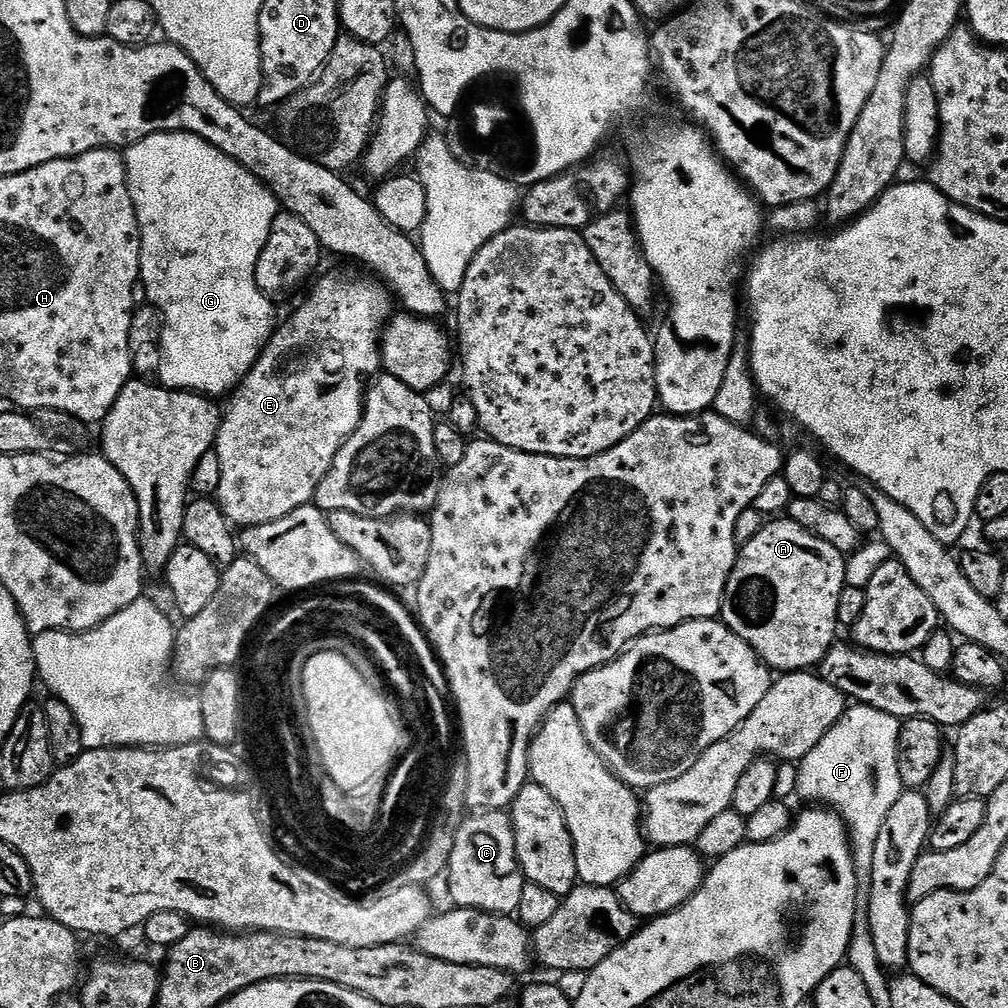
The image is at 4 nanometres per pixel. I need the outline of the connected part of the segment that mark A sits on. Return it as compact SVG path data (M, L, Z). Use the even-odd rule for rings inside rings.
M787 518L769 519L764 528L739 549L730 582L726 582L719 619L738 634L738 638L745 640L769 669L780 674L815 669L838 640L838 598L846 587L845 559L845 553L830 546L822 537L810 534L810 530L798 526L798 522Z

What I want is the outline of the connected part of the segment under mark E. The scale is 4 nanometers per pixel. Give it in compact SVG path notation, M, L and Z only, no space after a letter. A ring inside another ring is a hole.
M332 272L329 276L322 277L313 286L312 293L301 302L300 309L285 324L283 321L273 331L264 351L256 359L256 365L246 374L246 378L236 387L236 391L231 393L230 399L227 401L227 403L229 402L228 408L226 404L223 409L214 449L218 454L218 462L222 462L222 486L218 486L214 499L226 514L229 524L237 529L257 528L259 524L269 524L278 518L286 518L286 514L298 510L303 504L313 503L318 486L322 482L322 478L326 478L338 450L342 450L342 446L350 438L350 434L354 434L354 430L360 425L361 418L364 417L364 397L368 385L382 368L380 346L388 321L394 315L394 309L392 309L394 296L379 279L368 274L363 275L347 276L344 272Z

